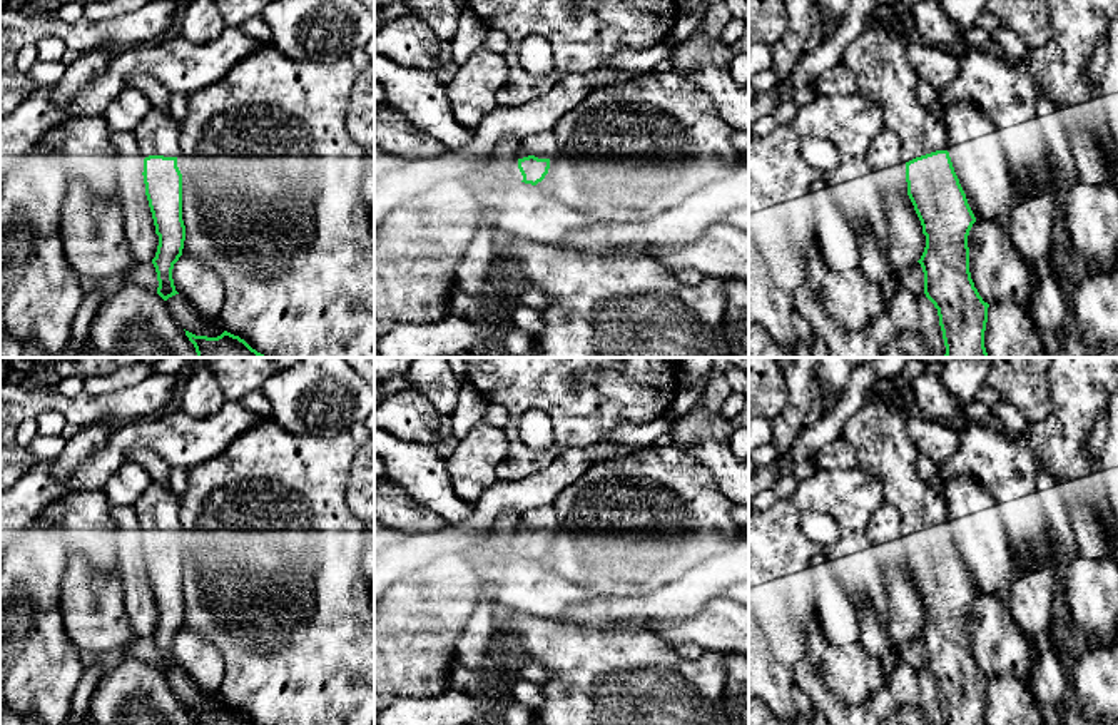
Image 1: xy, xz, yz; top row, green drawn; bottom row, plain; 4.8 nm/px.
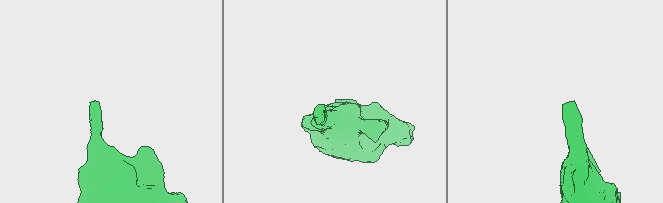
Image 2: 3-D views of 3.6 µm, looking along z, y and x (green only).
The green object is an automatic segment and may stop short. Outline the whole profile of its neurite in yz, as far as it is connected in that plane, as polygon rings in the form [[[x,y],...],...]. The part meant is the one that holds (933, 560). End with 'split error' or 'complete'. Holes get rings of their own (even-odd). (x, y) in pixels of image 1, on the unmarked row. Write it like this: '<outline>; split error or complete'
[[[869,389],[861,409],[846,421],[842,436],[857,453],[857,468],[881,479],[884,501],[901,515],[907,570],[926,610],[926,621],[917,635],[924,646],[924,668],[938,683],[946,725],[986,725],[989,678],[979,670],[969,646],[968,610],[976,591],[946,525],[946,496],[934,493],[919,476],[919,453],[907,434],[907,413]]]; split error

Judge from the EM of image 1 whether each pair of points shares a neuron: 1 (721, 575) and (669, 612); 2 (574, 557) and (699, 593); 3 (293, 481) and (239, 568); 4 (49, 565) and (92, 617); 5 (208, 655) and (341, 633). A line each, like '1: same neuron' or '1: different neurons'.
1: same neuron
2: different neurons
3: same neuron
4: different neurons
5: different neurons

